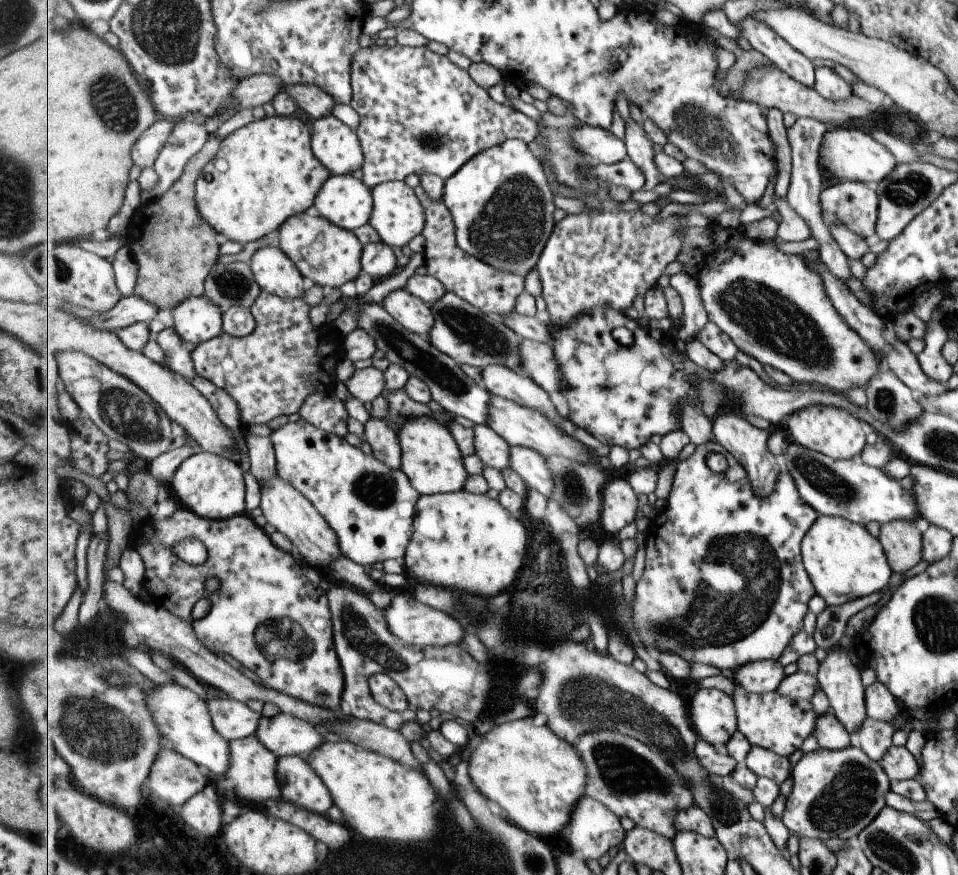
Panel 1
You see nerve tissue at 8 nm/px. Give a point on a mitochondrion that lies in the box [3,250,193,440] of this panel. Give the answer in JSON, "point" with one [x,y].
{"point":[63,269]}

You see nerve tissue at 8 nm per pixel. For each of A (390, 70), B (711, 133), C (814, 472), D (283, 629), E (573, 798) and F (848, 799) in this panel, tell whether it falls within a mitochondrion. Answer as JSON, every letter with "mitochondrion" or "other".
{"A":"other","B":"mitochondrion","C":"mitochondrion","D":"mitochondrion","E":"other","F":"mitochondrion"}

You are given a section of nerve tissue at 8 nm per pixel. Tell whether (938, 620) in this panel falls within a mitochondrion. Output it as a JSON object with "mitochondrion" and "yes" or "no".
{"mitochondrion":"yes"}

